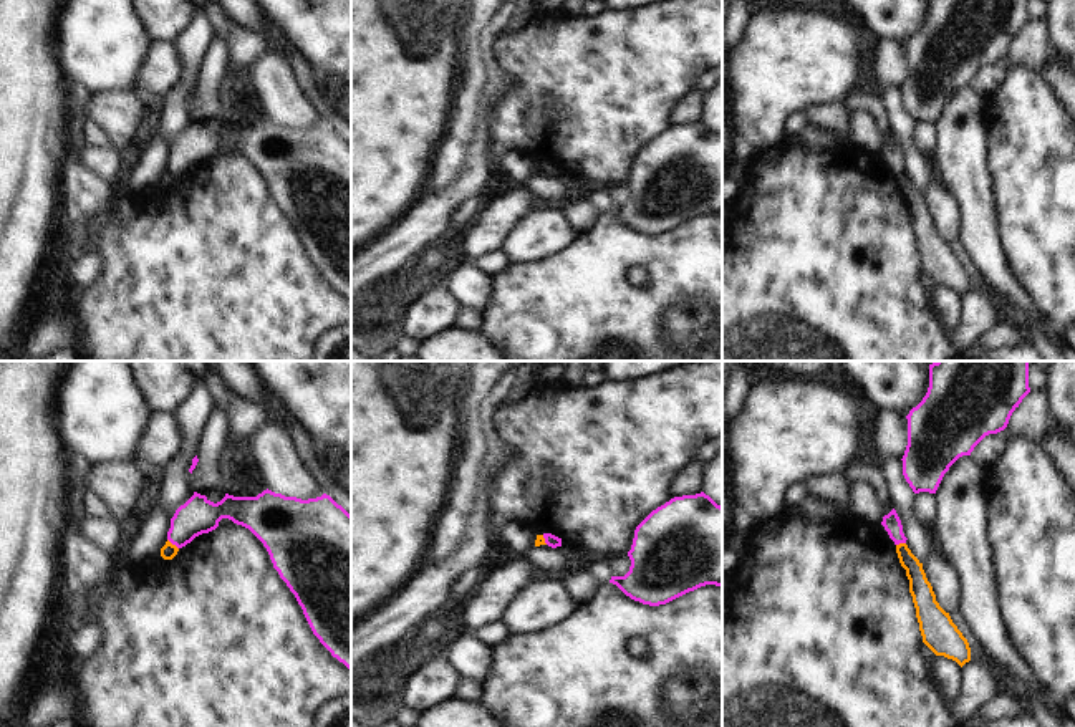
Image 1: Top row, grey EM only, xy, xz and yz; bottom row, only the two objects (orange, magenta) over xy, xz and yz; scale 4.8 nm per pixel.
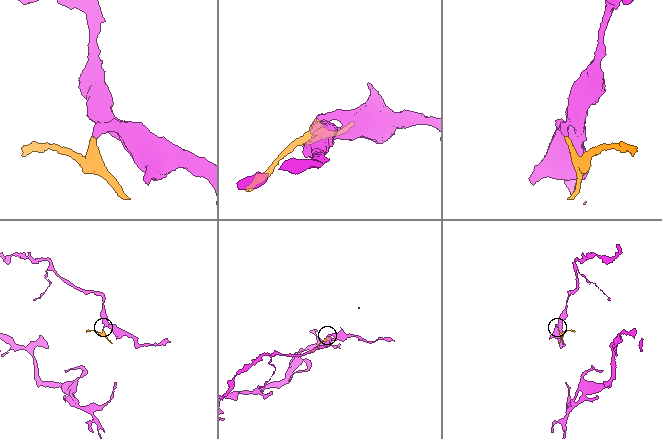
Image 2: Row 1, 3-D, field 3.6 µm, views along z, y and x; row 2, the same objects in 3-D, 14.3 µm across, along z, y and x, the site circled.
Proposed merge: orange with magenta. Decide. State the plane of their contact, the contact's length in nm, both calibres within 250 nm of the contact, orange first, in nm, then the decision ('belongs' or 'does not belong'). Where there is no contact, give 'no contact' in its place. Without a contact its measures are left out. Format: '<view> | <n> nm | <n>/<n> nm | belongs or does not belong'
xy | 80 nm | 80/180 nm | does not belong

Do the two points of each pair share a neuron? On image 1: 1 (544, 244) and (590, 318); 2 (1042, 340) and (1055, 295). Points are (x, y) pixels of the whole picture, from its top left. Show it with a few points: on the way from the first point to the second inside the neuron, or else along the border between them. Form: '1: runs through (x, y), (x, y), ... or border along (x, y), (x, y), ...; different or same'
1: border along (582, 234), (565, 249), (549, 257), (512, 264); different
2: border along (1047, 327), (1054, 335); different

